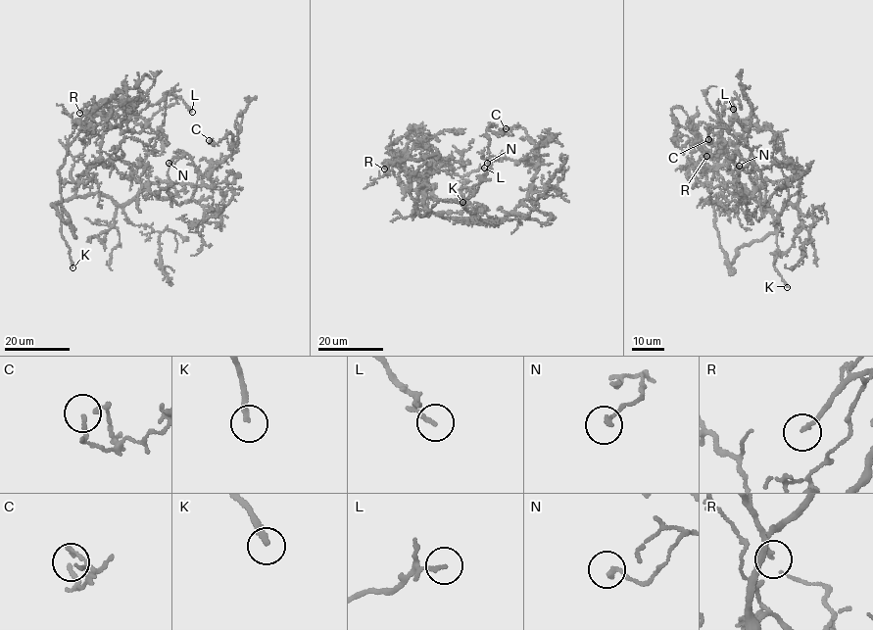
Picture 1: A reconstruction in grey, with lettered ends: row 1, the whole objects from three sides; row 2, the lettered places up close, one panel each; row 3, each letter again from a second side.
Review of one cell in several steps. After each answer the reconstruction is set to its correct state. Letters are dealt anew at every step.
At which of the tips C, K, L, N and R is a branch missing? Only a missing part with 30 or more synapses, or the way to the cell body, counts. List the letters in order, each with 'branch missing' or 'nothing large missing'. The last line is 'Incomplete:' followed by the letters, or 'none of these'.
C: nothing large missing
K: branch missing
L: nothing large missing
N: nothing large missing
R: nothing large missing
Incomplete: K

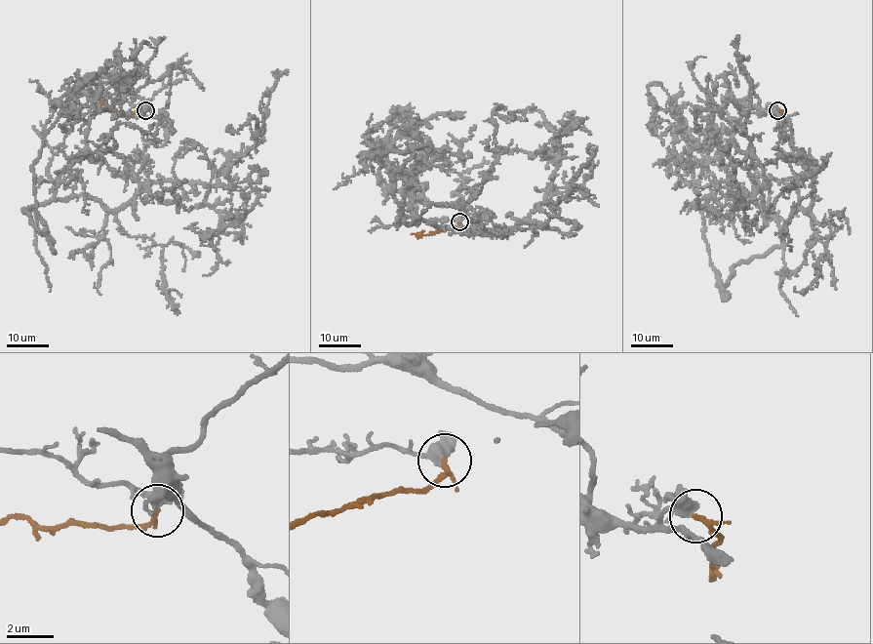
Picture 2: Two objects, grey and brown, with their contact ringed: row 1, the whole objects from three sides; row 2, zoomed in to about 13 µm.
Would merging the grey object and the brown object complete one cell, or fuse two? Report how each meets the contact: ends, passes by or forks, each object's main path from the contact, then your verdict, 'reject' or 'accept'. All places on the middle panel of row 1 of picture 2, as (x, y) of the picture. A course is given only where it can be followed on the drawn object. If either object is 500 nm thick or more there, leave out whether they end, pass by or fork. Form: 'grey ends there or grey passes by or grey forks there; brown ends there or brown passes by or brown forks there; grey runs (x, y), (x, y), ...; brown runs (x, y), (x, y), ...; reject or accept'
grey forks there; brown passes by; grey runs (459, 221), (423, 220), (396, 190), (512, 229), (552, 184), (559, 134), (582, 119), (554, 142), (569, 145); brown runs (459, 221), (456, 226), (426, 235), (411, 235); reject

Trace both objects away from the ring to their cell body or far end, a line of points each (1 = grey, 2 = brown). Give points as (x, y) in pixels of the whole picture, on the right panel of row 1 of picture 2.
1: (777, 109), (738, 124), (726, 111), (731, 100), (773, 112), (812, 164), (732, 161), (747, 221), (762, 226)
2: (777, 109), (781, 113), (779, 121), (773, 112)

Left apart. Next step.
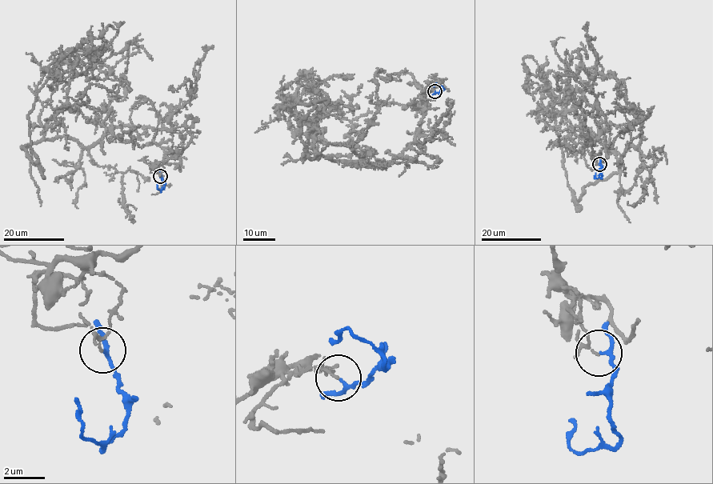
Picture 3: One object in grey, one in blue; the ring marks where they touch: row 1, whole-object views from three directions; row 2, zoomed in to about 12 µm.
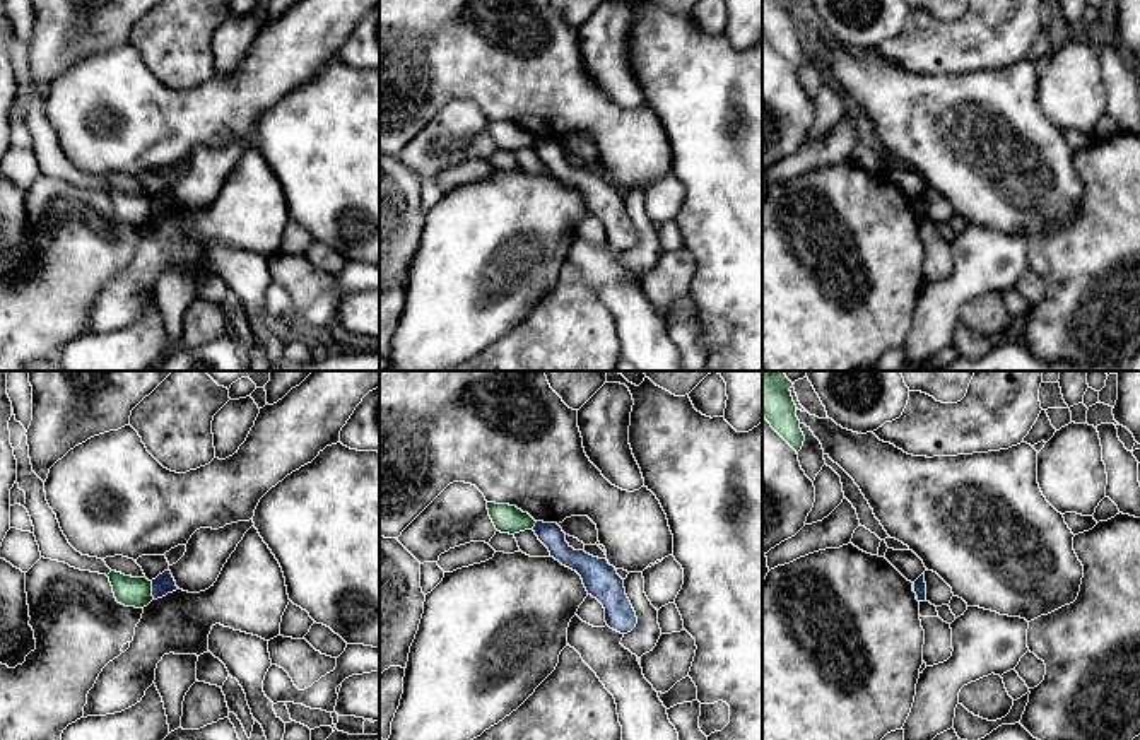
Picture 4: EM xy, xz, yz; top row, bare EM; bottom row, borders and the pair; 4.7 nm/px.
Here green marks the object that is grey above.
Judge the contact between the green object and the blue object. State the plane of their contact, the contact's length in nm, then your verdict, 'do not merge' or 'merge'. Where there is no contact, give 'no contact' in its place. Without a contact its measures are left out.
xy | 90 nm | do not merge

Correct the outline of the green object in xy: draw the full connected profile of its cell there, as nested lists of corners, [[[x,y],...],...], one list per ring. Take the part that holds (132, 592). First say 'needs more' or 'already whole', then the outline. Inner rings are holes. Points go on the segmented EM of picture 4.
already whole; [[[111,571],[108,578],[116,602],[125,607],[144,608],[154,600],[152,581],[147,578],[132,578],[116,571]]]

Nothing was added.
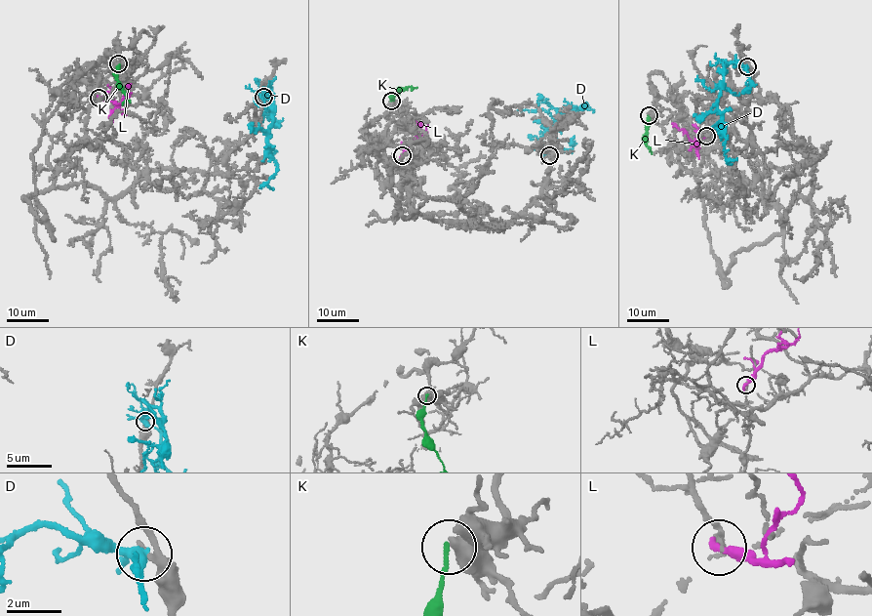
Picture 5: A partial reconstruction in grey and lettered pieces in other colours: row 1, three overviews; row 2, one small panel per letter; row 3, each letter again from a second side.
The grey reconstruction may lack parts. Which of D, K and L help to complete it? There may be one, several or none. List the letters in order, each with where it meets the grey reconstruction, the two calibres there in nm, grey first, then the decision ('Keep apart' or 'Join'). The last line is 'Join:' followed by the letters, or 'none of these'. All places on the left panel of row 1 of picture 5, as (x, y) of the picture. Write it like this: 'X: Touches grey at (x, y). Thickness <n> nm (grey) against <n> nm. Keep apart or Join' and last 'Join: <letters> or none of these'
D: Touches grey at (263, 97). Thickness 280 nm (grey) against 300 nm. Keep apart
K: Touches grey at (118, 63). Thickness 480 nm (grey) against 130 nm. Keep apart
L: Touches grey at (99, 98). Thickness 110 nm (grey) against 380 nm. Keep apart
Join: none of these

